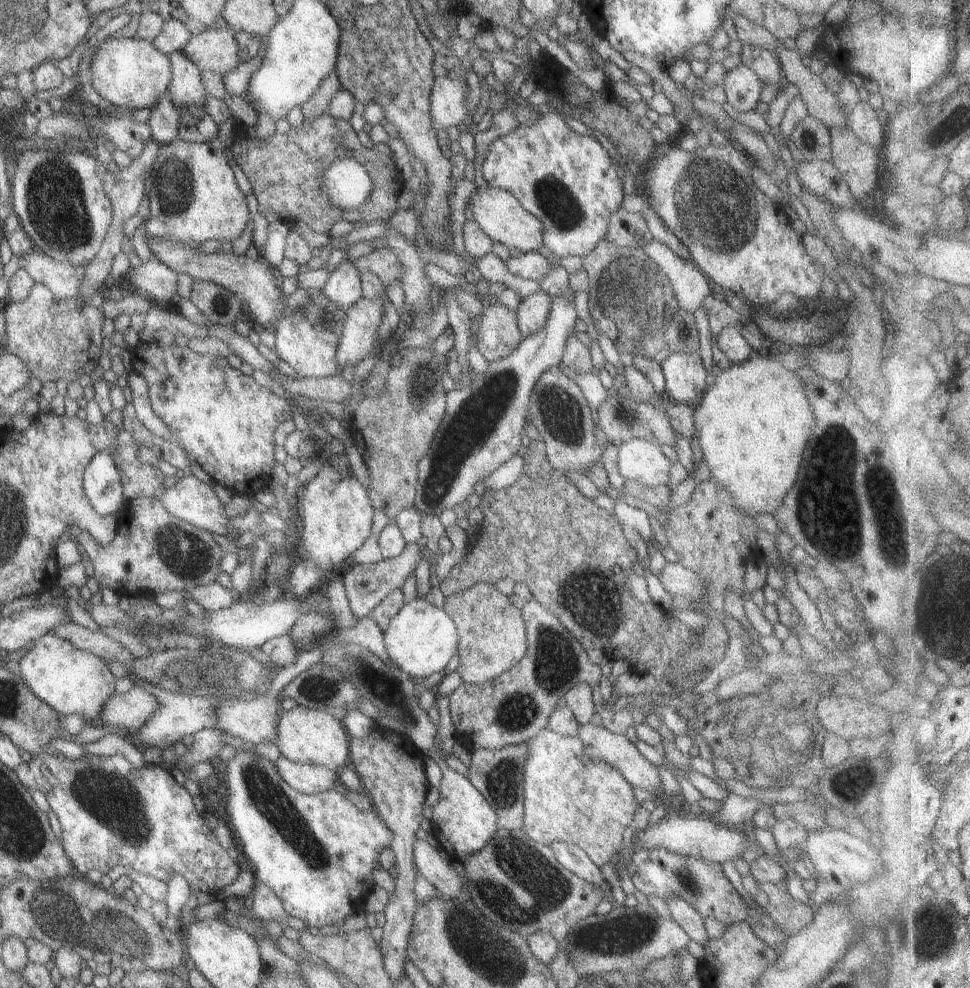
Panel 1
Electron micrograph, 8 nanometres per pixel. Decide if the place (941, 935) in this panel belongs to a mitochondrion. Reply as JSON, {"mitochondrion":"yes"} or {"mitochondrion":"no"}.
{"mitochondrion":"yes"}

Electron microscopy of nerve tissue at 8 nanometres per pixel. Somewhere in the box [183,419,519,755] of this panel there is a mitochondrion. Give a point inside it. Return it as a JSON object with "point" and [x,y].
{"point":[387,690]}

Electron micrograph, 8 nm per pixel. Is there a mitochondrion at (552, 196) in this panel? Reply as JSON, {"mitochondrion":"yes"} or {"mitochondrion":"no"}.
{"mitochondrion":"yes"}

